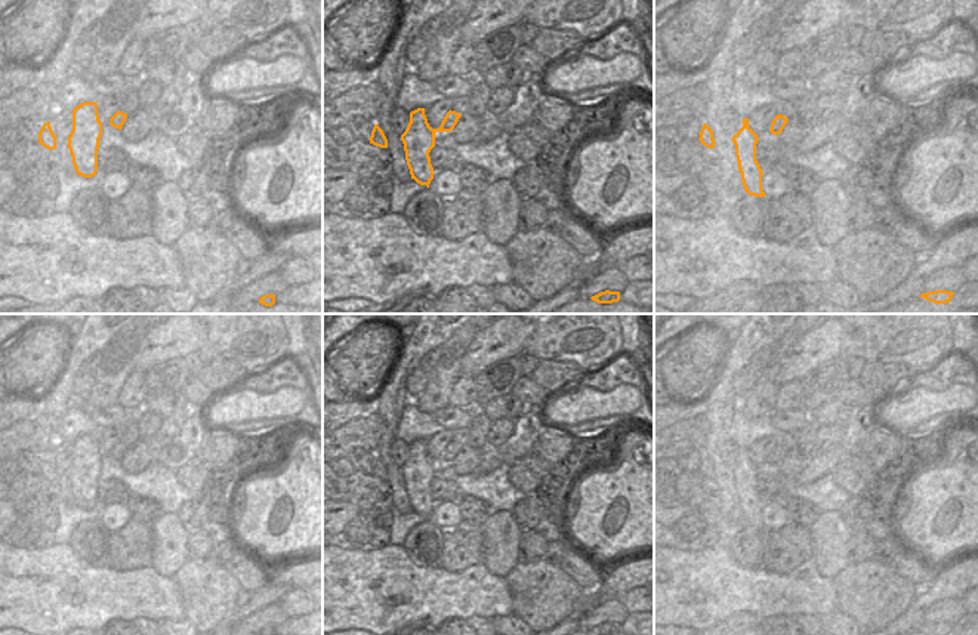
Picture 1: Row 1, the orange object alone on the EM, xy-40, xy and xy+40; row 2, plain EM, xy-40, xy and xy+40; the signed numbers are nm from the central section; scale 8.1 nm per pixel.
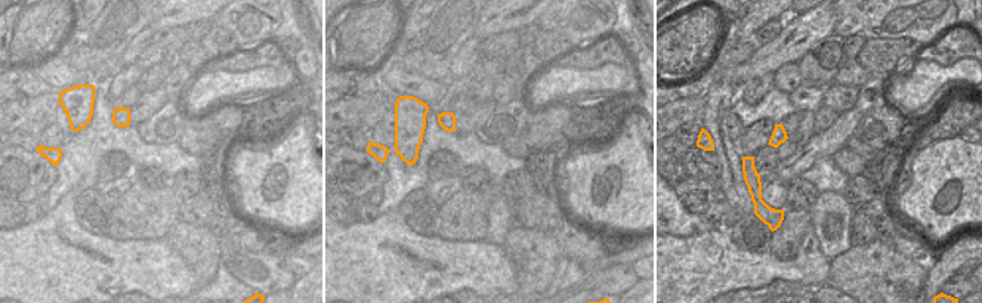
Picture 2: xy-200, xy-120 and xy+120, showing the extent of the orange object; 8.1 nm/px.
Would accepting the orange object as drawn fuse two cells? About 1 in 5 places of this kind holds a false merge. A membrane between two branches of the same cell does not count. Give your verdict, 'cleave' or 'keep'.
keep

